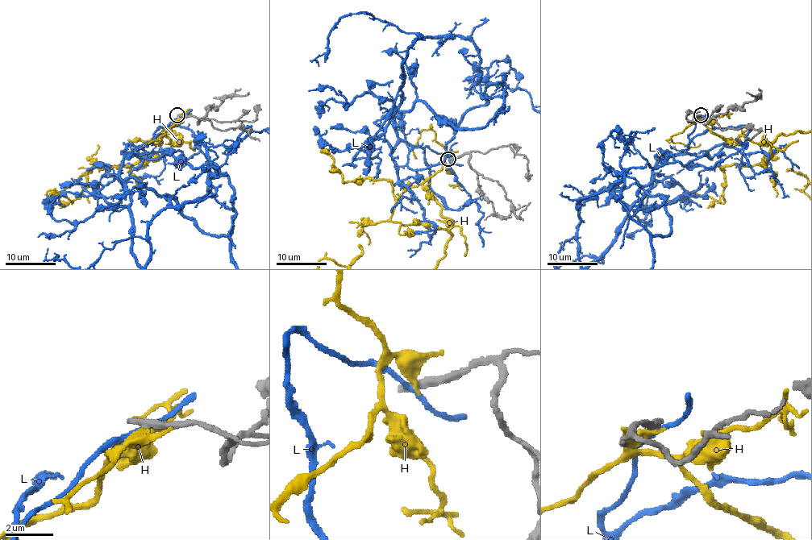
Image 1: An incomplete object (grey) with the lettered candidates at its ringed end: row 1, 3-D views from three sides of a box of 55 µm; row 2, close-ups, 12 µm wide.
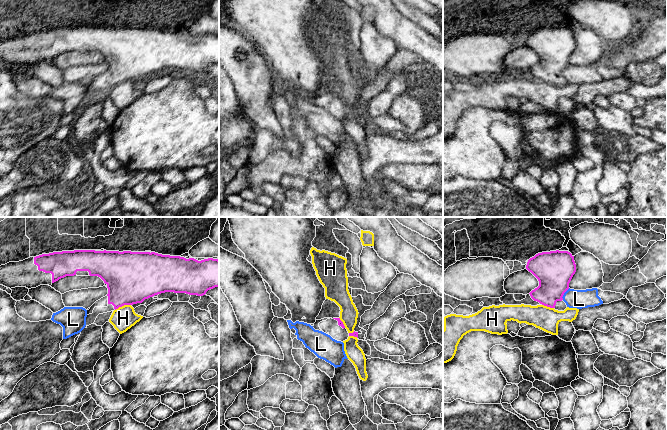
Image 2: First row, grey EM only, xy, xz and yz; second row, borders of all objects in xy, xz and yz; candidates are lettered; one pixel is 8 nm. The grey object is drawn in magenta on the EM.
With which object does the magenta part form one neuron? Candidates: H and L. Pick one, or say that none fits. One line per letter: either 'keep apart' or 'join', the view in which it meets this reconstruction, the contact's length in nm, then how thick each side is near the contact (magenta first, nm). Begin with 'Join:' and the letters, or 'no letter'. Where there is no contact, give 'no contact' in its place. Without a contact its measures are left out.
Join: no letter
H: keep apart; meets magenta in xy; contact 140 nm long; 420 nm thick on the magenta side, 190 nm on the other
L: keep apart; meets magenta in yz; contact 110 nm long; 300 nm thick on the magenta side, 150 nm on the other

